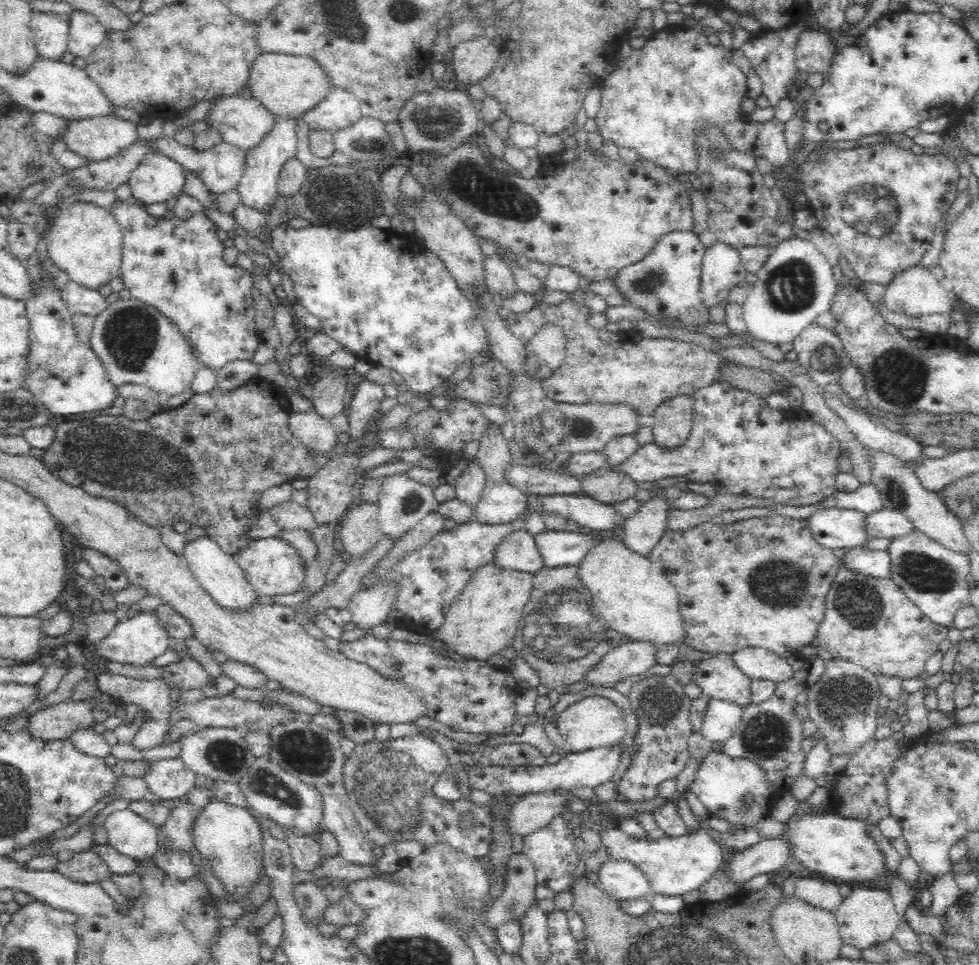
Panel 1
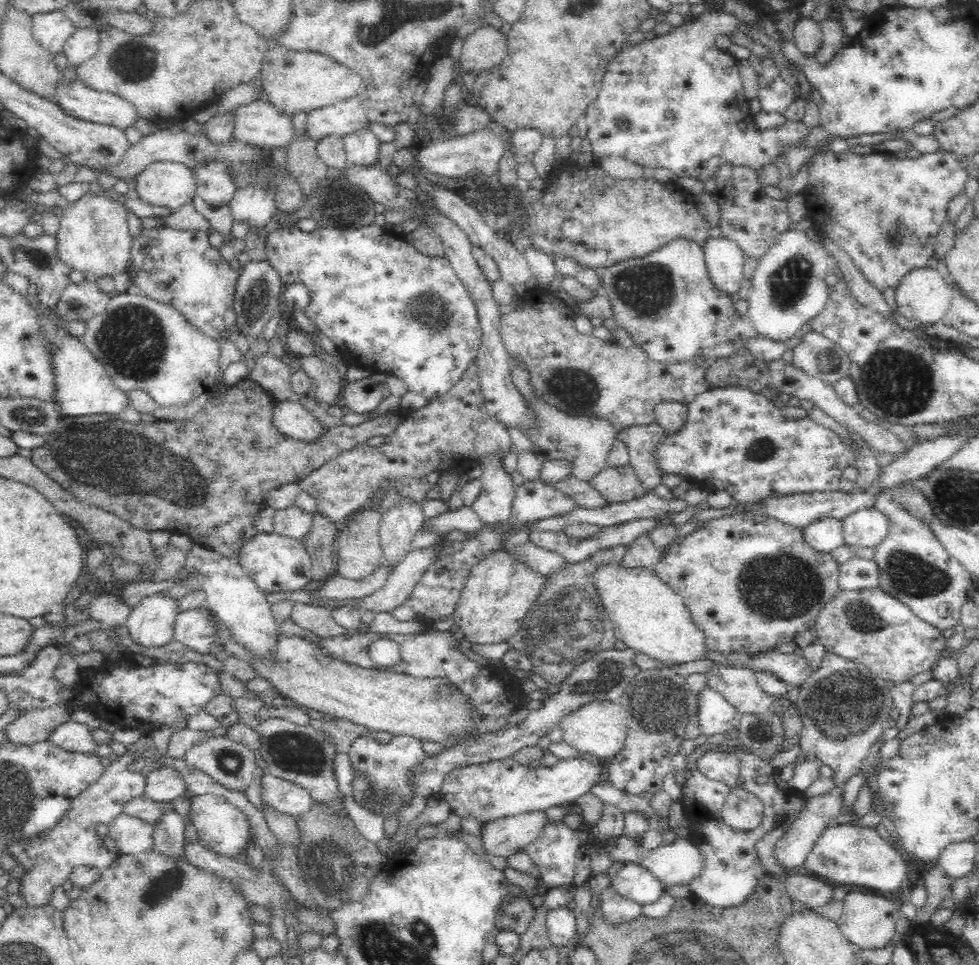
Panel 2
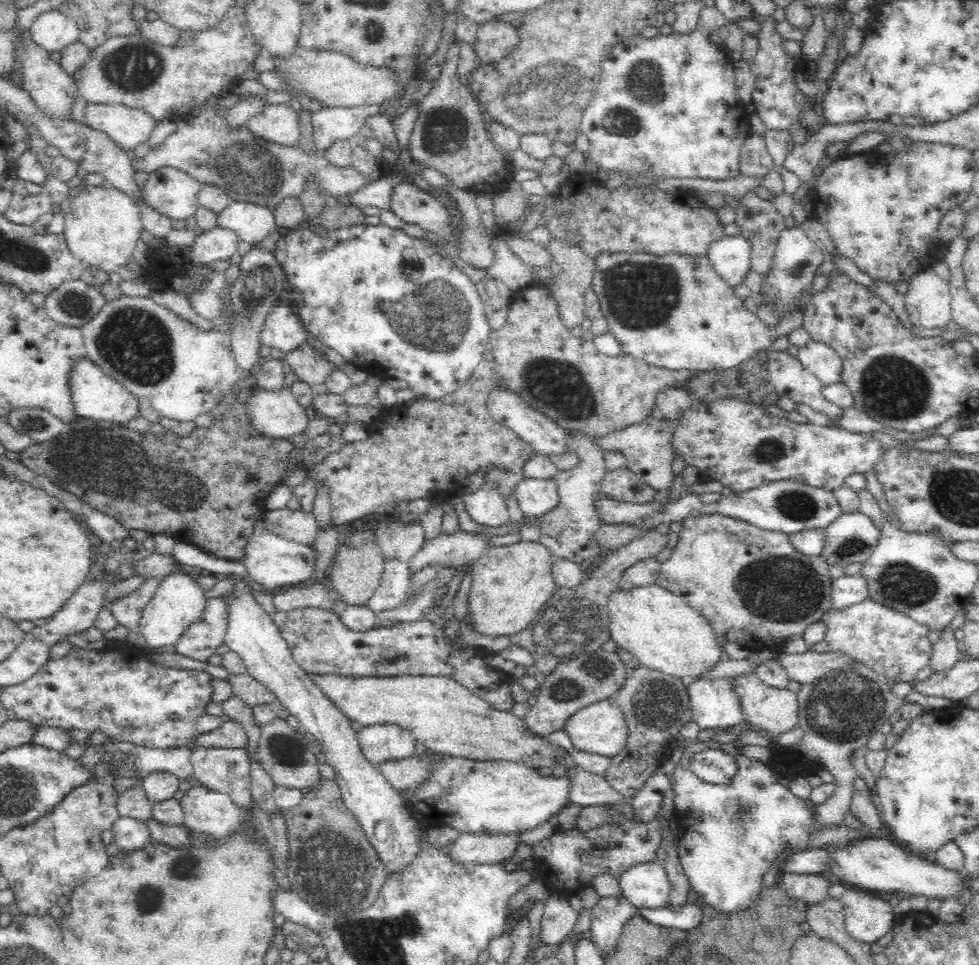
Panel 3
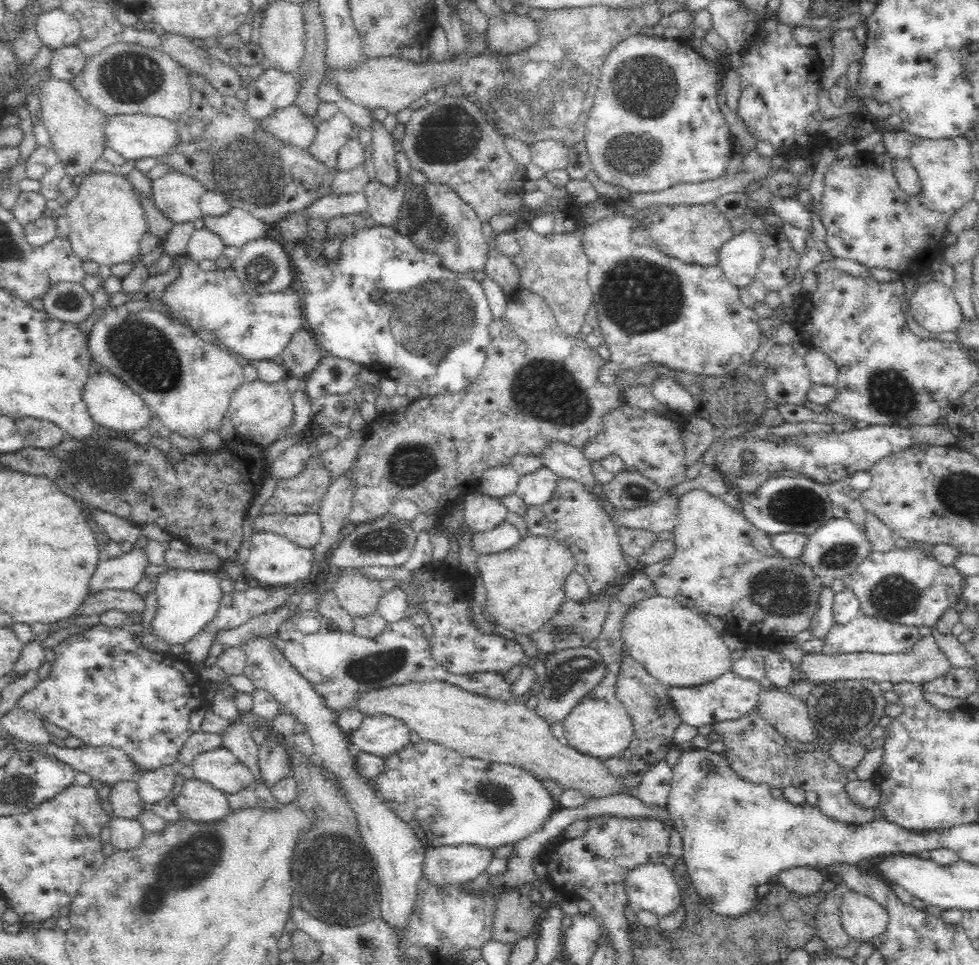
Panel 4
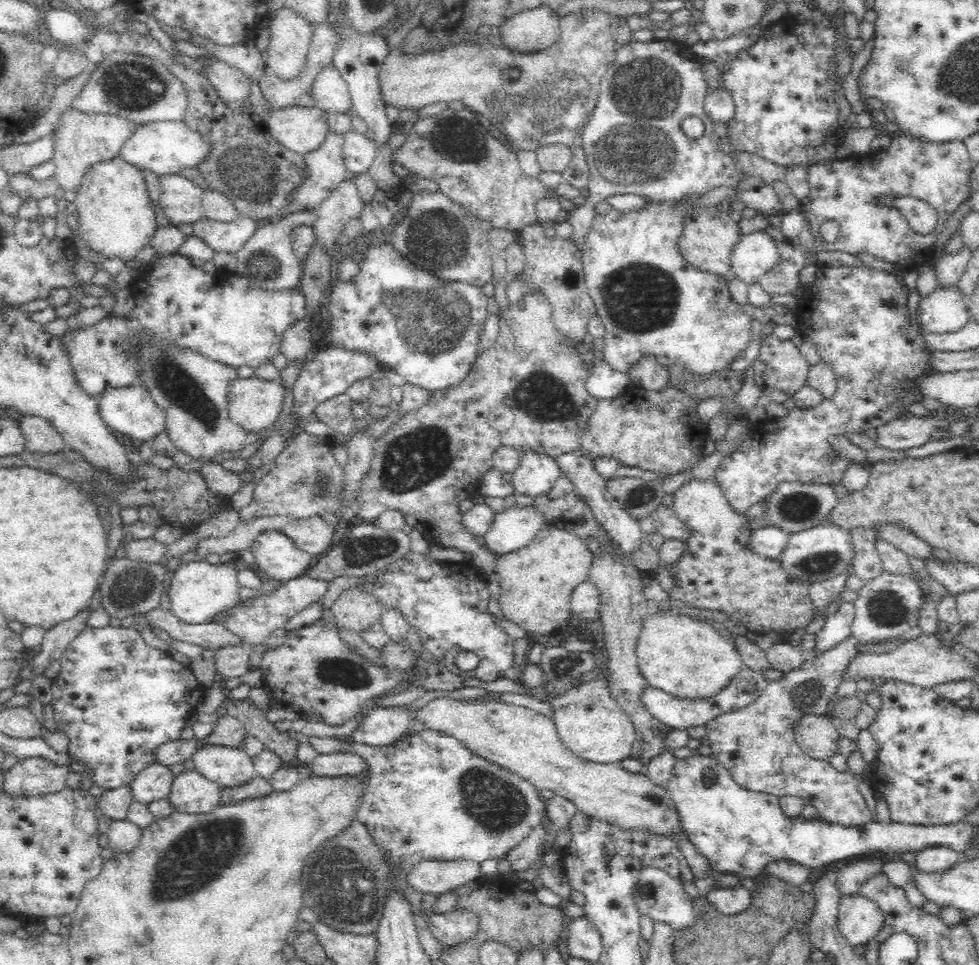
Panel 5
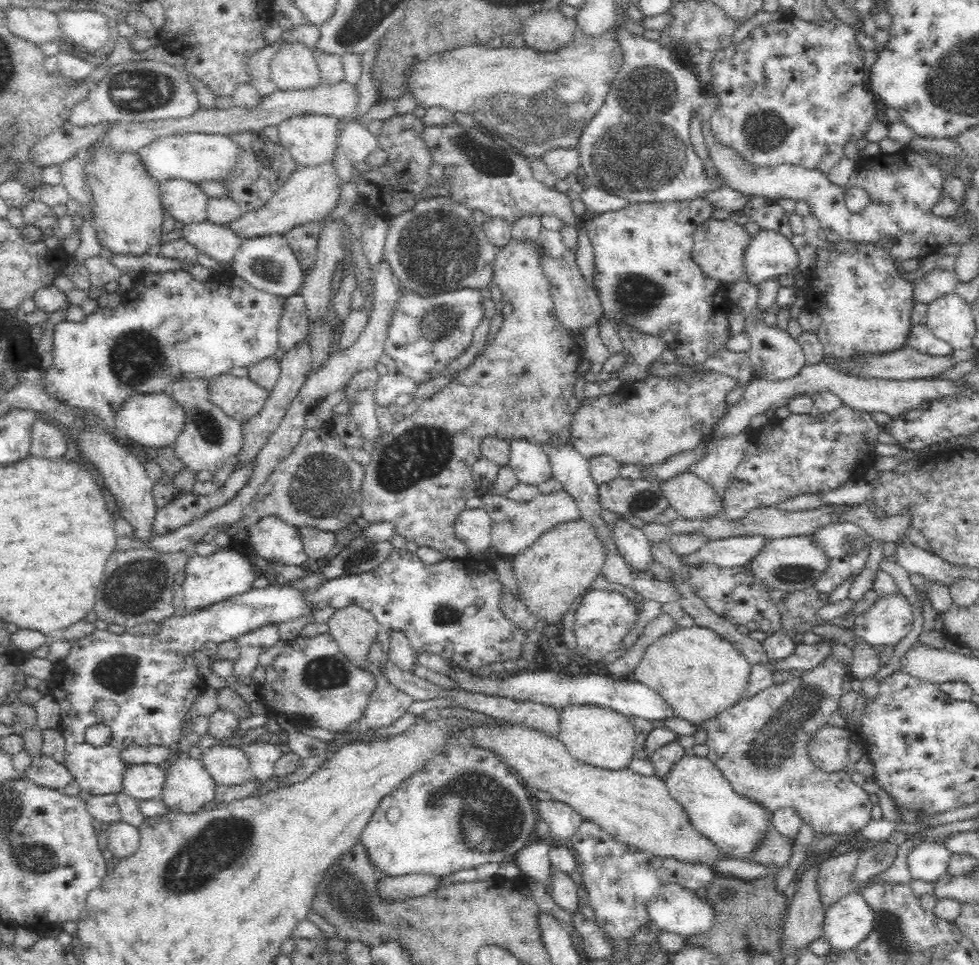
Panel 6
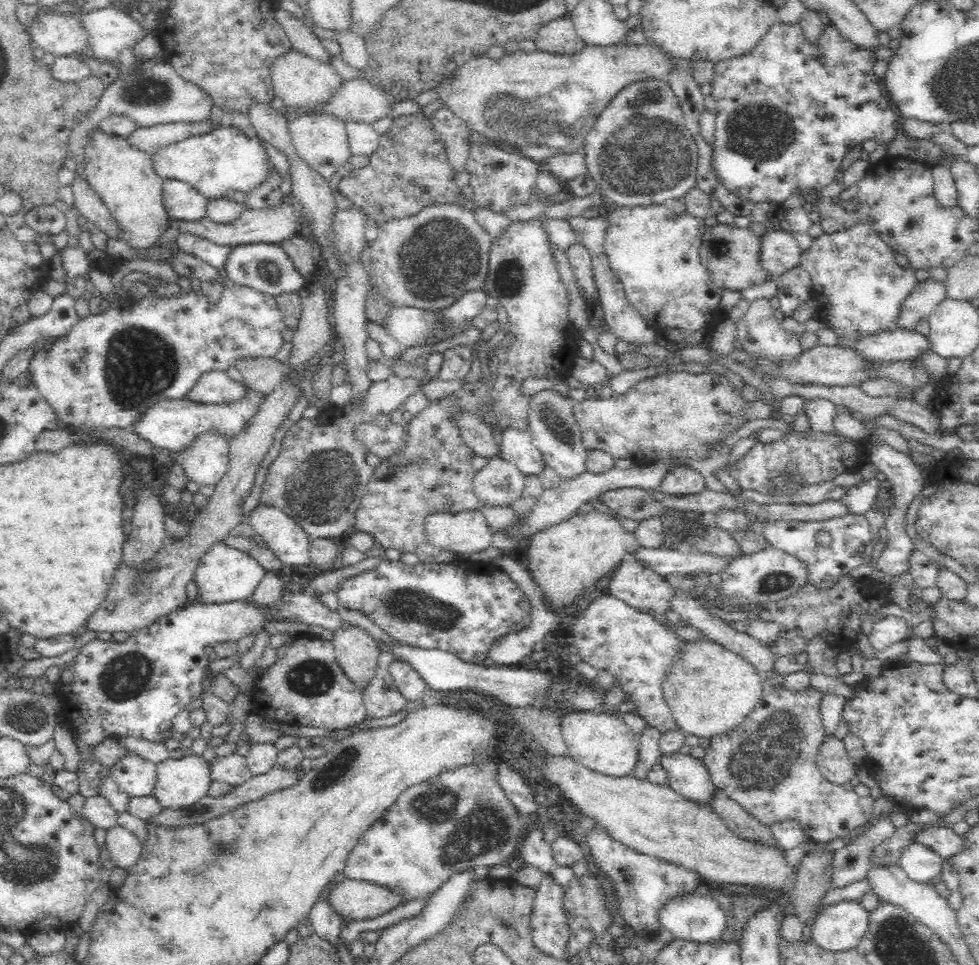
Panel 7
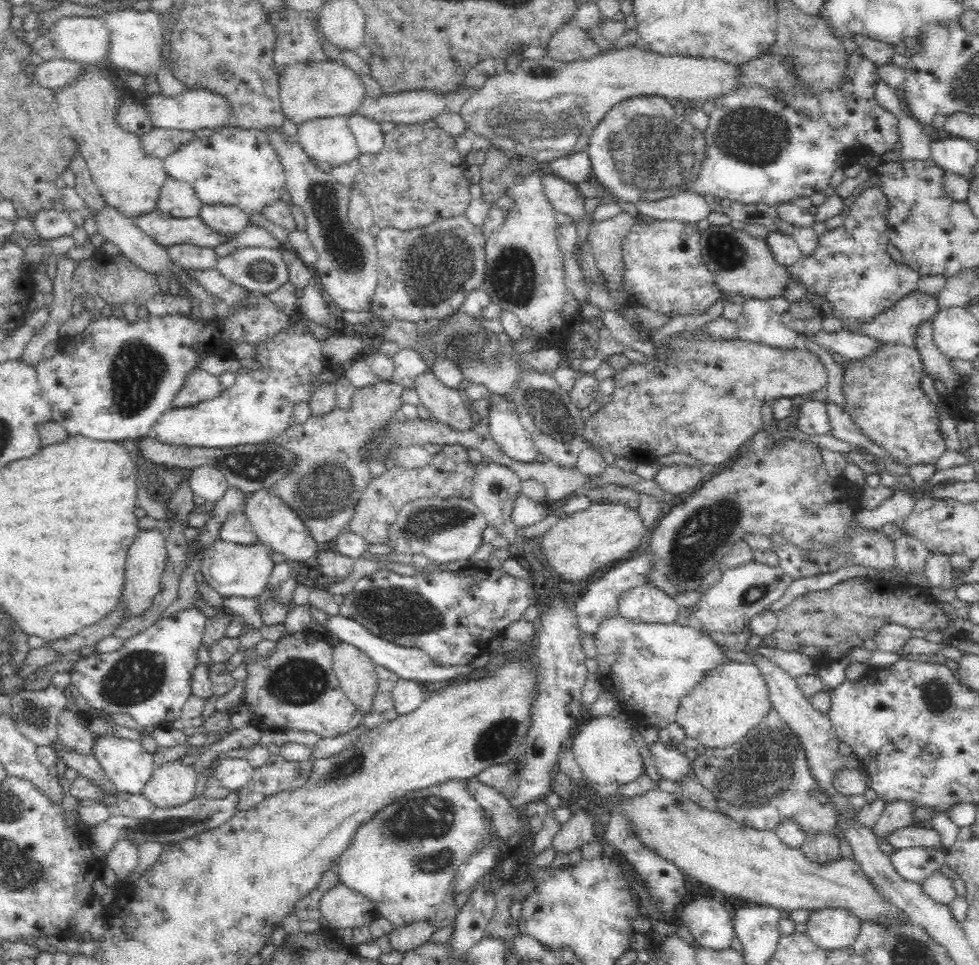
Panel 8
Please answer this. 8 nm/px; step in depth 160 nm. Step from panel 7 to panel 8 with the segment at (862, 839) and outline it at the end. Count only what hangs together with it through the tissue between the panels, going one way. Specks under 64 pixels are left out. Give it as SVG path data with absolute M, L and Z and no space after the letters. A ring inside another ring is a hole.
M904 801L887 803L882 814L878 816L870 829L875 834L877 840L881 842L883 839L886 839L888 834L892 834L896 830L916 822L916 818L912 815L914 809L914 806Z

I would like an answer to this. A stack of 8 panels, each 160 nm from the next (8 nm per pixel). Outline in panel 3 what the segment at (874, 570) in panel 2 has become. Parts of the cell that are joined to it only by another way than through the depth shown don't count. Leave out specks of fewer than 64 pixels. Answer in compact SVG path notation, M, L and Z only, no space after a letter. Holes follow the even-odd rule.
M860 571L856 574L843 573L833 580L831 603L836 609L861 601L868 596L868 579L864 578Z

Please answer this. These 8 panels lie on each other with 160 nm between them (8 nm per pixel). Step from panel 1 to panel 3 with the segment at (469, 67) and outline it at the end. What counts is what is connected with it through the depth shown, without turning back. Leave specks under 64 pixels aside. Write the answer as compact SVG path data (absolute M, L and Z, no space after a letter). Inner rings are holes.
M495 19L479 24L476 40L471 44L476 61L481 64L499 62L518 46L516 28L508 22Z

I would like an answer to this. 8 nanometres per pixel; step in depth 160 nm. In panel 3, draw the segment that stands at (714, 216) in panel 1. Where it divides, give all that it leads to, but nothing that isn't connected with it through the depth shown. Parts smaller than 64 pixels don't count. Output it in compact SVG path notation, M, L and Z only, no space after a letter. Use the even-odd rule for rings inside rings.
M756 187L750 188L748 192L744 192L740 196L736 196L735 200L738 202L738 206L733 208L735 212L734 224L740 228L738 234L746 238L746 241L750 243L751 269L762 276L766 276L770 260L772 260L776 250L780 232L786 229L785 216L778 213L774 201L770 202L770 200L760 198Z

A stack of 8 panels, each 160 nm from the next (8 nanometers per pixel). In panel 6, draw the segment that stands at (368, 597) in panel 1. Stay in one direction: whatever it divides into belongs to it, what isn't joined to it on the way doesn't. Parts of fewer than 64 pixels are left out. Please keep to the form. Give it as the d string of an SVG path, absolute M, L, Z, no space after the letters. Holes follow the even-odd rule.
M562 488L551 493L539 493L532 500L520 502L496 493L481 493L479 497L483 509L492 520L490 546L496 552L508 556L518 554L521 550L532 546L546 530L580 517L575 502Z

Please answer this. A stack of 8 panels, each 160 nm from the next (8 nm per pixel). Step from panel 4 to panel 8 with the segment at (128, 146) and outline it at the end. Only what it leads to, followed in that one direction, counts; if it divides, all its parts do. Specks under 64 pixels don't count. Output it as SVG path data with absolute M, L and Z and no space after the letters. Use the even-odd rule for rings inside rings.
M225 125L216 130L214 129L214 134L207 138L194 137L176 148L168 156L165 156L163 158L163 167L170 178L191 184L202 204L235 204L246 212L248 220L250 220L252 212L261 214L265 204L280 199L282 188L285 188L283 164L270 143L267 142L264 131L258 128Z

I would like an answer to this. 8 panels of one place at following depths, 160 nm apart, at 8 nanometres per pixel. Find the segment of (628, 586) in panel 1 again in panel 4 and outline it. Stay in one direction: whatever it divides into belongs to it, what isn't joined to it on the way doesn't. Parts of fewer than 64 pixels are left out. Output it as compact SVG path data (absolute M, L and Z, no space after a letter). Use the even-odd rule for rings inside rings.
M654 592L635 602L621 620L623 648L656 679L672 687L689 687L728 672L731 652L706 618L674 597Z

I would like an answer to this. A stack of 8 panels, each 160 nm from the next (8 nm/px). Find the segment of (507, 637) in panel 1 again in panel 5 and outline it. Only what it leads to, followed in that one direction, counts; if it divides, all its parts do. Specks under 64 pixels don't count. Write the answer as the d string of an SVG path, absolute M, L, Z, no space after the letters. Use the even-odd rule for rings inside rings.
M548 527L539 530L526 546L496 555L493 573L498 577L496 600L502 616L518 624L527 639L558 629L573 615L570 597L573 588L587 580L591 554L584 540Z

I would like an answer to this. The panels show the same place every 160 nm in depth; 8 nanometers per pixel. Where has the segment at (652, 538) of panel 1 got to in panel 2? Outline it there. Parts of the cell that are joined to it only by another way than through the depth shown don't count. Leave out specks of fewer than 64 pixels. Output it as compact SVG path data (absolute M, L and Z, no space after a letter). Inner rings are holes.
M650 531L640 533L630 544L625 546L623 563L628 567L653 567L661 559L662 548L654 543Z

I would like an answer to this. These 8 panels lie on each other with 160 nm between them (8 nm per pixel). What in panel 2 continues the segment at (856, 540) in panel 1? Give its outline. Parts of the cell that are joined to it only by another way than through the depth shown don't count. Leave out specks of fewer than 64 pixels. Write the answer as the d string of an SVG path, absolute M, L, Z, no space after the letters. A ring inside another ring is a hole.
M824 518L803 528L804 540L820 552L831 552L844 545L844 522L840 518Z

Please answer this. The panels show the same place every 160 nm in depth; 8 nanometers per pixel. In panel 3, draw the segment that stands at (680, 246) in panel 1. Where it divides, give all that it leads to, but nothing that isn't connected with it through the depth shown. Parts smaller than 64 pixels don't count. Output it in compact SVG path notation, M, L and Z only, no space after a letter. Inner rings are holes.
M670 252L664 256L656 256L646 253L621 253L620 255L606 255L602 254L596 260L596 268L593 273L593 280L591 286L594 289L599 305L601 306L601 313L608 321L608 330L614 334L614 337L620 342L620 352L628 353L634 358L645 362L652 366L659 366L659 368L666 368L668 370L692 370L694 372L706 370L728 370L746 360L752 354L758 351L766 351L778 337L787 337L787 335L796 328L803 325L802 312L795 313L787 317L784 321L777 325L765 324L756 314L749 312L744 308L744 303L733 291L733 288L727 286L720 276L714 272L710 260L707 256L699 256L698 254L678 254Z

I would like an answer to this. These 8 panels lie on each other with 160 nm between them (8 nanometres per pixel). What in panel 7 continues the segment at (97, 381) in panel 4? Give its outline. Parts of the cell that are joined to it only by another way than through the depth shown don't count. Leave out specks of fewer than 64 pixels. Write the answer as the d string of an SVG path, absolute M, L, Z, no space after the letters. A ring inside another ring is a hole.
M249 390L249 395L244 400L238 400L234 404L202 404L189 398L160 399L154 404L148 405L133 422L132 429L142 440L152 444L154 449L166 449L173 455L181 451L191 440L198 435L210 430L218 430L229 438L244 428L247 420L256 412L262 394Z

